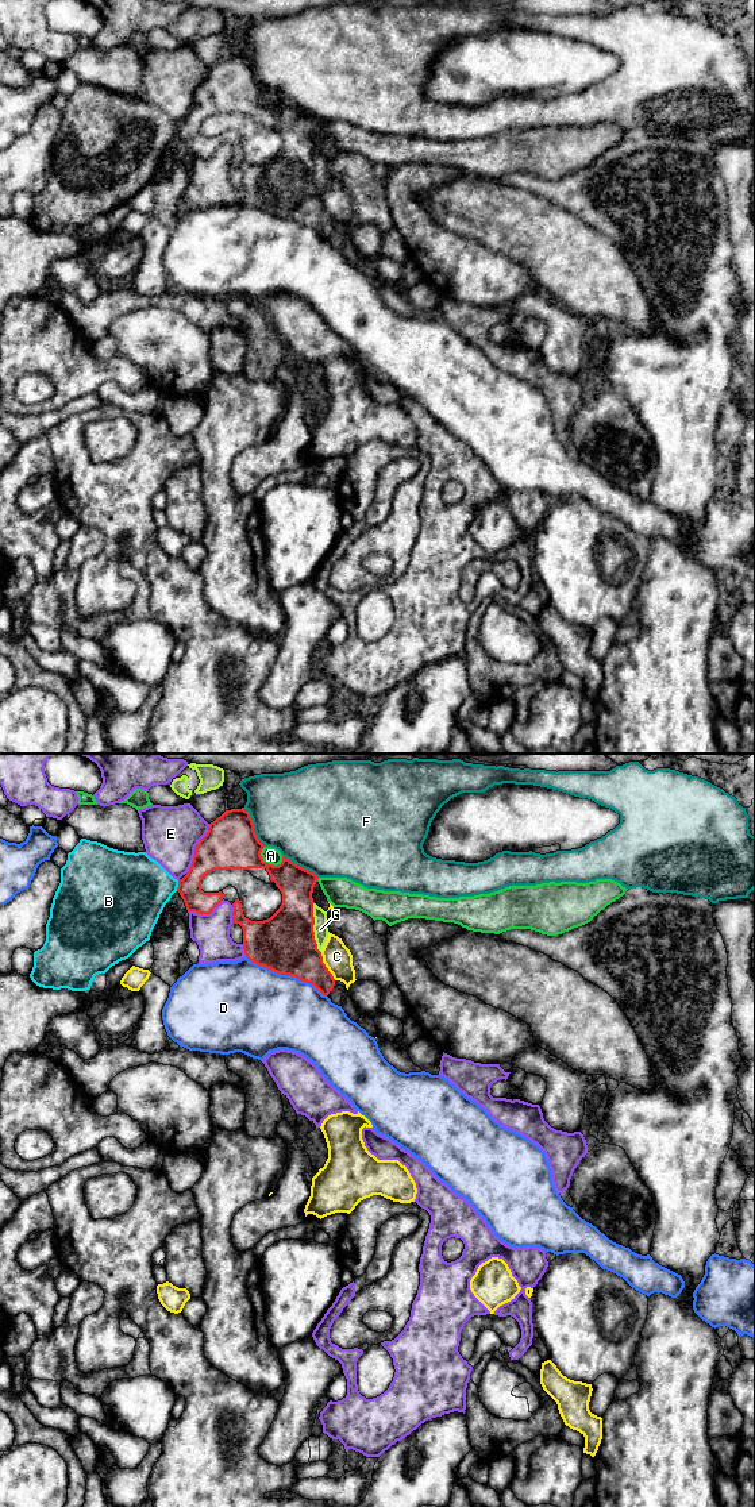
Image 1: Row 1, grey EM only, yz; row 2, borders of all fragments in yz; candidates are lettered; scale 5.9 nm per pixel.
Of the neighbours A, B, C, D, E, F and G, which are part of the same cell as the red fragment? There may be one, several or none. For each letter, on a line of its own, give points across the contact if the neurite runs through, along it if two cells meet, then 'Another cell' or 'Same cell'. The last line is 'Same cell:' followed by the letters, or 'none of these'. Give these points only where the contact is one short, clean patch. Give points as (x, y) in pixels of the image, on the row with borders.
A: Another cell
B: Boundary: yz (178, 881), (176, 890). Another cell
C: Another cell
D: Another cell
E: Another cell
F: Another cell
G: Another cell
Same cell: none of these

